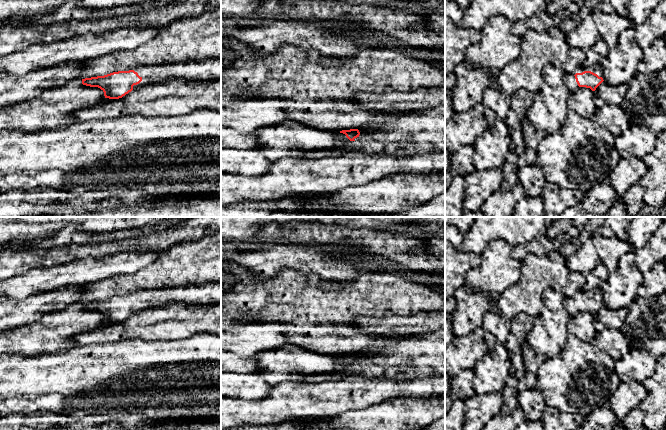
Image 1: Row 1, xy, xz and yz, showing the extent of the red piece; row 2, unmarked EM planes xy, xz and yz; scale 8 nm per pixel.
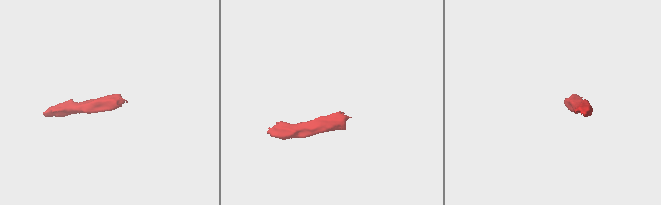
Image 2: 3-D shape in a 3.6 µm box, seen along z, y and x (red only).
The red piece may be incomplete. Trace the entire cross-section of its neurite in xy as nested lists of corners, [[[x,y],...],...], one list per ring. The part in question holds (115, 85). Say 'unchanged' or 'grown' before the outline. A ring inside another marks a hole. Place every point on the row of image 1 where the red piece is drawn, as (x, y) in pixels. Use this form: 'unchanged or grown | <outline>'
grown | [[[208,58],[200,61],[179,64],[143,66],[134,70],[118,71],[104,76],[85,78],[82,79],[82,84],[100,88],[104,92],[105,98],[119,99],[132,90],[141,89],[149,84],[177,79],[187,81],[216,81],[221,79],[221,58]]]

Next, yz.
grown | [[[599,63],[586,67],[580,66],[571,73],[565,73],[565,84],[571,93],[580,87],[595,91],[603,81],[603,67]]]

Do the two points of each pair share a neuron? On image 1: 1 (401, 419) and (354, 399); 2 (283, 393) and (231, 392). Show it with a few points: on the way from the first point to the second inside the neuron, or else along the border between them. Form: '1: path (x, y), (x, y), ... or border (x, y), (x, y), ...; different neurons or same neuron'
1: border (370, 405), (346, 411); different neurons
2: border (240, 399), (257, 400); different neurons

